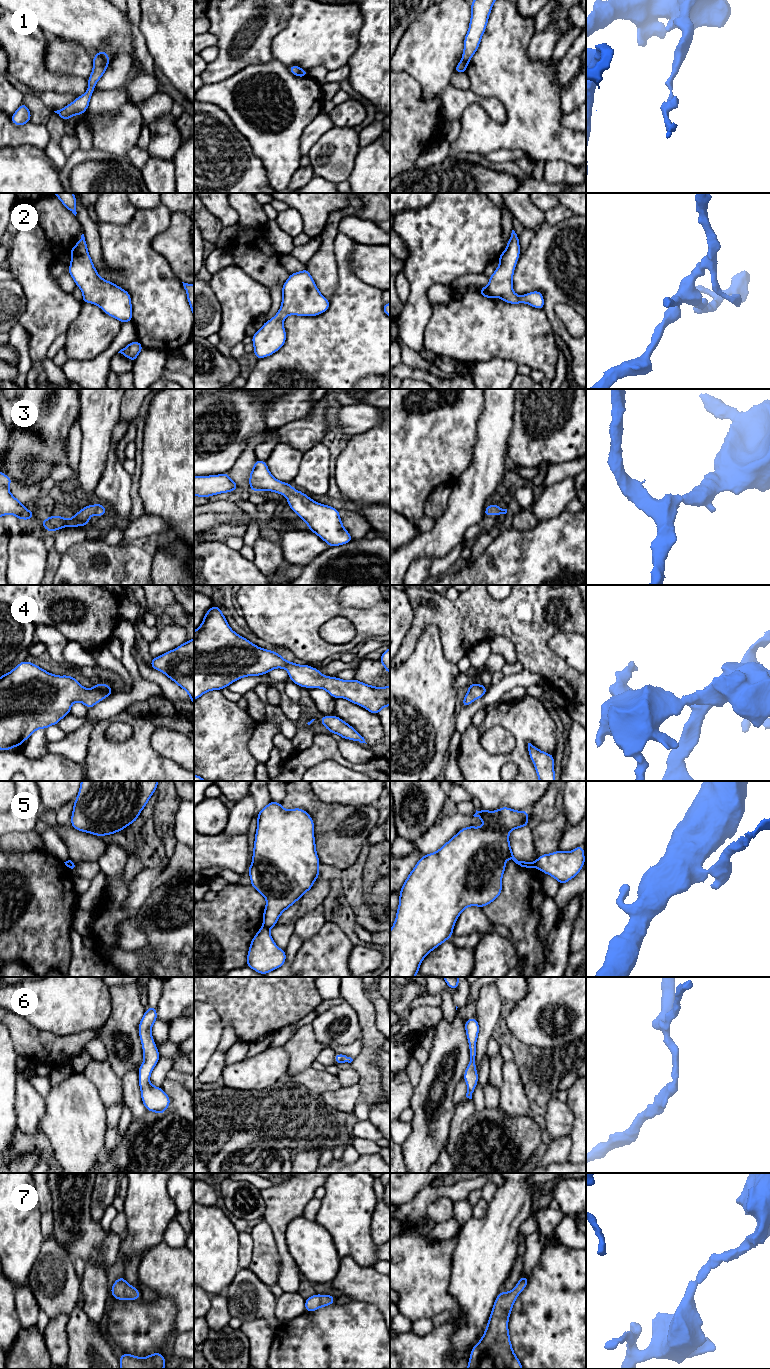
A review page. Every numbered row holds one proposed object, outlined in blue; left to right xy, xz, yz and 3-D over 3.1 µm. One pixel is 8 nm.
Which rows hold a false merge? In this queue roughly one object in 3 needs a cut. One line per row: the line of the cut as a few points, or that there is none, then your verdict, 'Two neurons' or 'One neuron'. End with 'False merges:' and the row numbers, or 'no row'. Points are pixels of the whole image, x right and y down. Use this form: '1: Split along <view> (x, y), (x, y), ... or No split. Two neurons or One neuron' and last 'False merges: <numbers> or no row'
1: Split along xy (97, 54), (107, 64). Two neurons
2: No split. One neuron
3: No split. One neuron
4: No split. One neuron
5: Split along xz (263, 925), (269, 929). Two neurons
6: No split. One neuron
7: No split. One neuron
False merges: 1, 5

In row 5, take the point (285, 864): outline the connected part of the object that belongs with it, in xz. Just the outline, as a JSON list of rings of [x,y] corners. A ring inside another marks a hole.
[[[271,801],[258,813],[257,819],[253,861],[248,872],[253,888],[266,898],[263,926],[270,929],[276,926],[278,918],[286,909],[313,887],[314,881],[320,875],[318,870],[320,860],[316,853],[314,821],[305,810],[301,808],[287,810],[281,806],[281,803]]]

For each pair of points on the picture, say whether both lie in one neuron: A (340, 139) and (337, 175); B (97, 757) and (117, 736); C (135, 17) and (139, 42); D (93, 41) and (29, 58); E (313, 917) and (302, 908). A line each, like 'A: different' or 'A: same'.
A: same
B: different
C: same
D: different
E: different

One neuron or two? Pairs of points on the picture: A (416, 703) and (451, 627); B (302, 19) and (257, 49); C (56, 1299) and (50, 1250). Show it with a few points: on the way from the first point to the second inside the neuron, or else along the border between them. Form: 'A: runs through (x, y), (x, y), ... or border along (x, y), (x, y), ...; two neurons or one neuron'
A: border along (429, 626), (438, 628), (443, 656), (455, 664); two neurons
B: border along (288, 19), (285, 26), (272, 40), (271, 58); two neurons
C: runs through (55, 1287), (53, 1282), (53, 1262); one neuron

